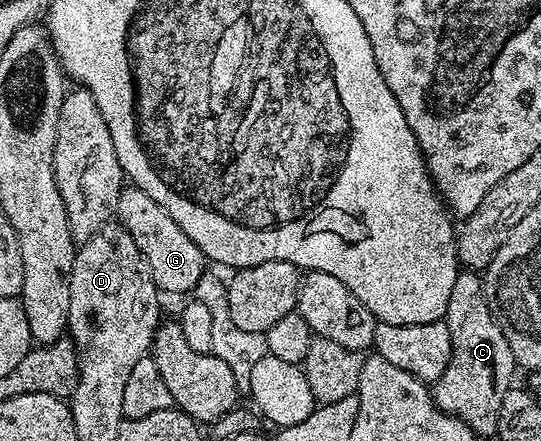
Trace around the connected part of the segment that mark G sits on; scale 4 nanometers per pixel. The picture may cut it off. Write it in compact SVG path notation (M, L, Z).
M132 186L122 187L117 199L115 213L116 223L122 224L131 236L131 242L139 250L139 254L149 263L149 273L153 276L155 286L162 293L165 292L189 292L196 289L201 277L206 275L207 261L205 255L183 234L183 226L151 198L151 194L143 194L143 190Z

